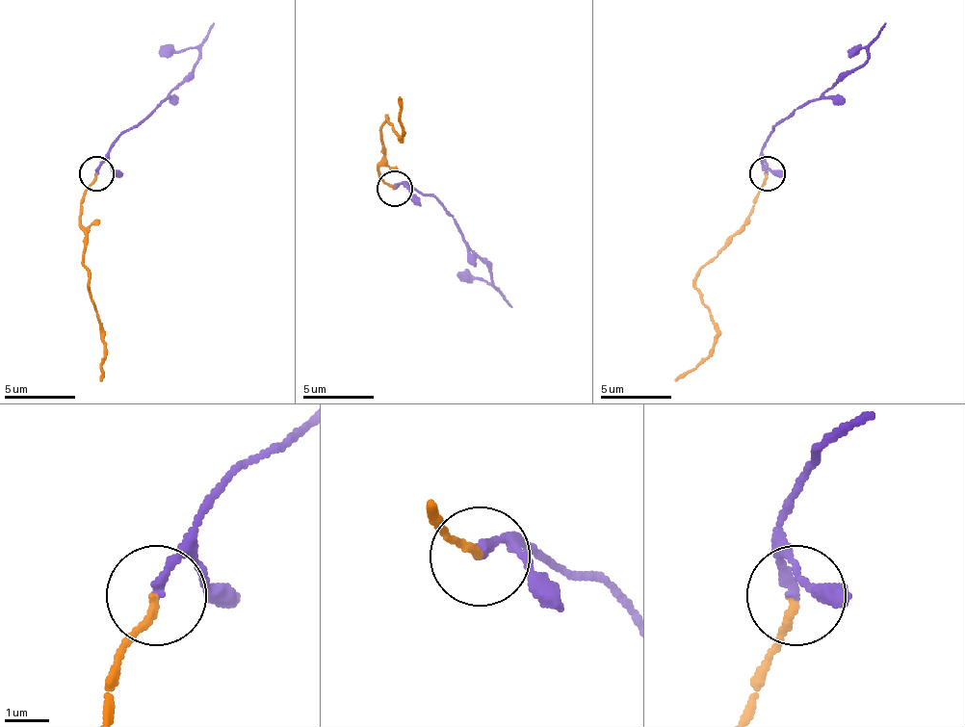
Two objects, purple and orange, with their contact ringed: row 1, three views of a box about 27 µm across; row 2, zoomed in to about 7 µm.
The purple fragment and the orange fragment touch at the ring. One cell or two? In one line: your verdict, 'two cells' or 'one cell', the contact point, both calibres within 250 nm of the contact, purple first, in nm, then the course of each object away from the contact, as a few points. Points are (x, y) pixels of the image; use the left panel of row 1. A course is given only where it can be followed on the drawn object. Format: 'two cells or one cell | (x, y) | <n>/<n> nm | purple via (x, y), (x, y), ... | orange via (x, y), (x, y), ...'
one cell | (96, 173) | 200/170 nm | purple via (97, 172), (112, 144), (133, 130), (190, 73), (200, 56), (196, 48), (157, 52) | orange via (97, 172), (79, 219), (87, 290), (97, 311), (101, 381)

